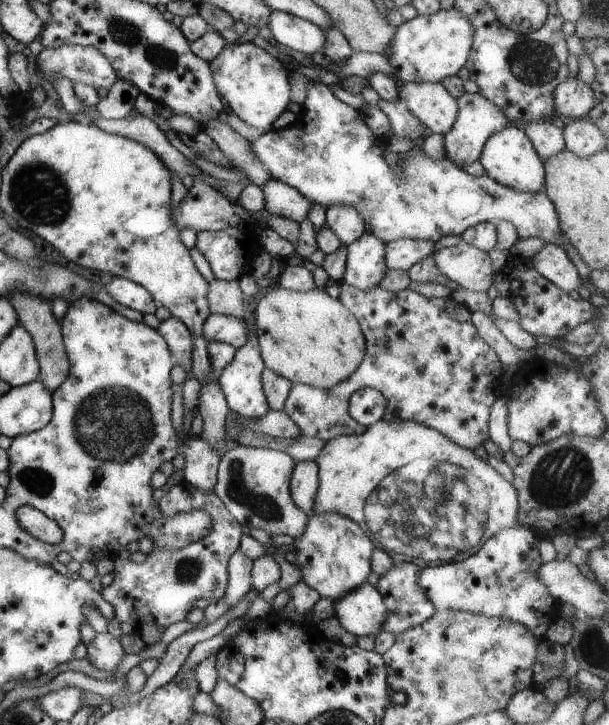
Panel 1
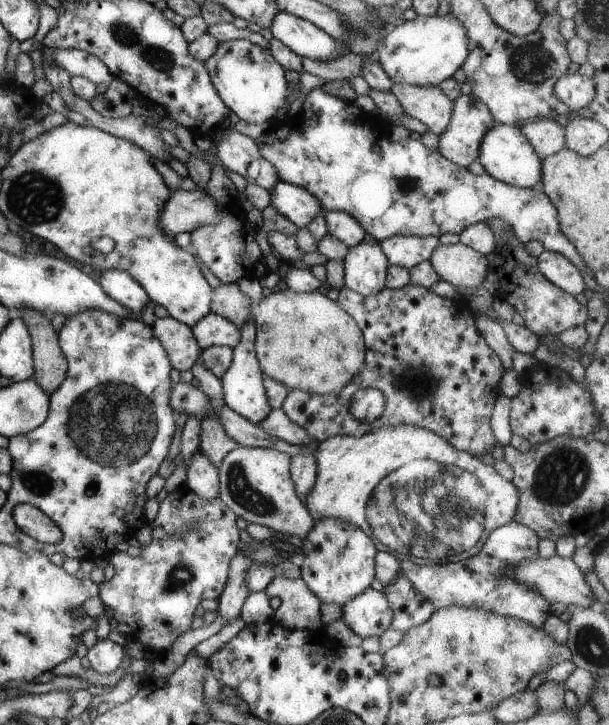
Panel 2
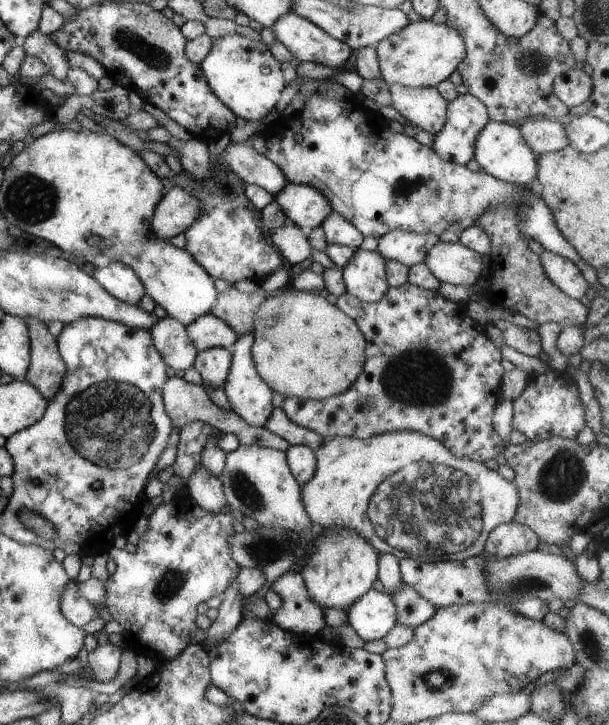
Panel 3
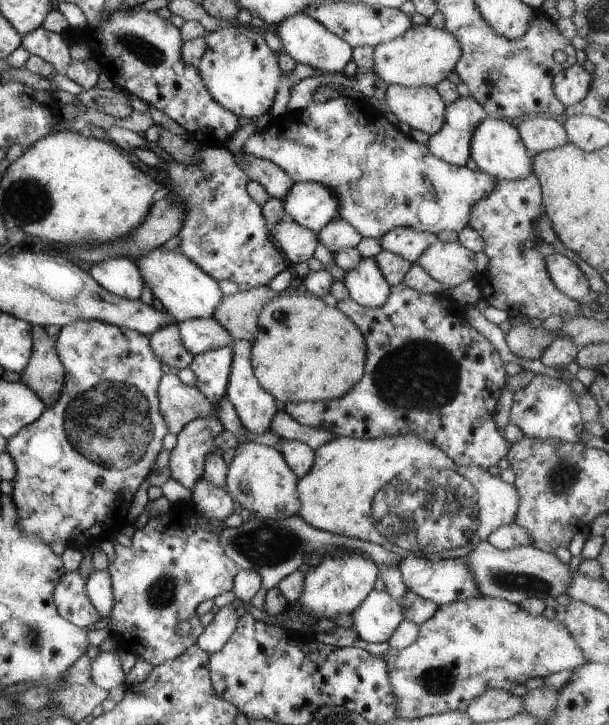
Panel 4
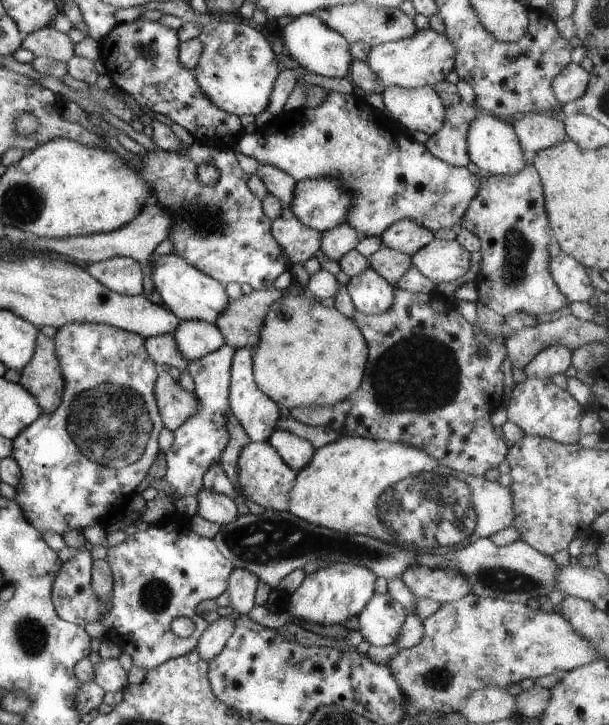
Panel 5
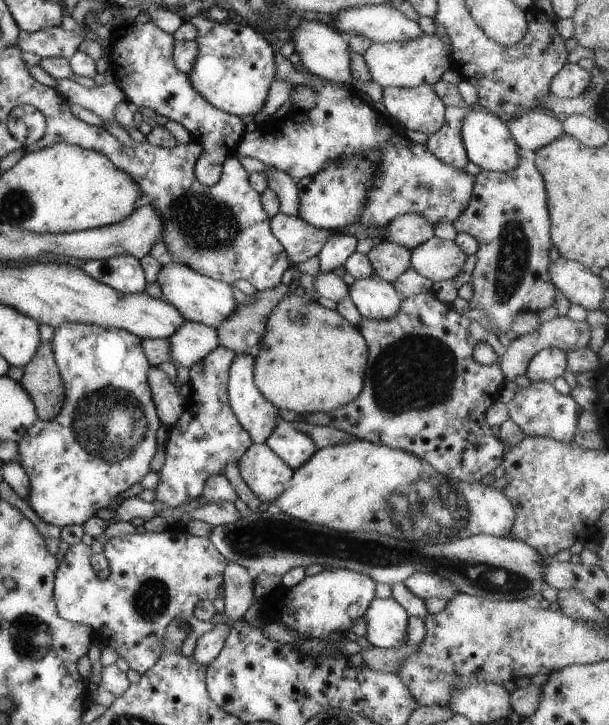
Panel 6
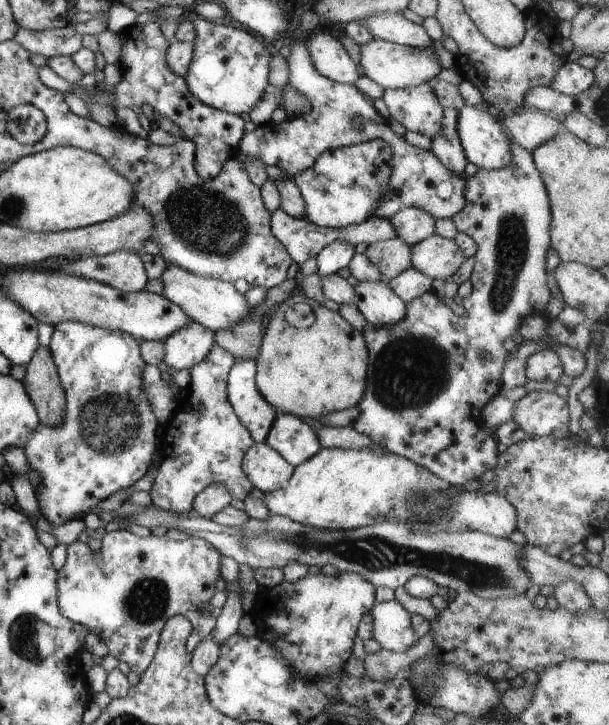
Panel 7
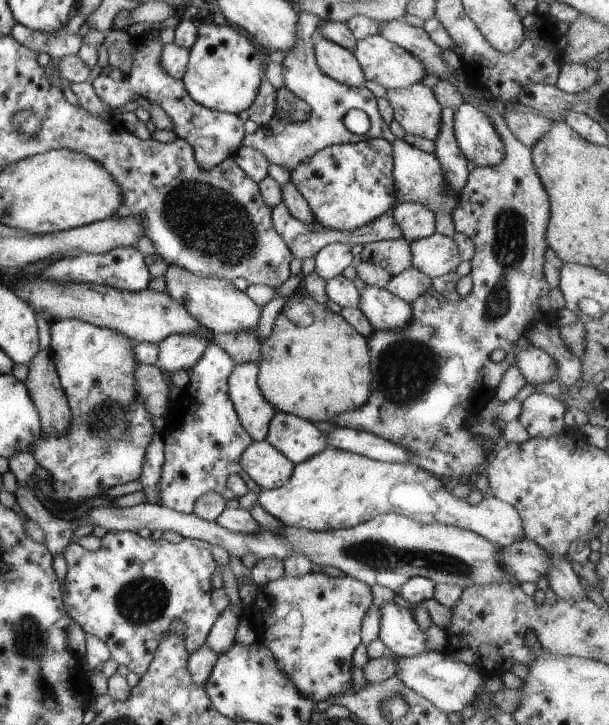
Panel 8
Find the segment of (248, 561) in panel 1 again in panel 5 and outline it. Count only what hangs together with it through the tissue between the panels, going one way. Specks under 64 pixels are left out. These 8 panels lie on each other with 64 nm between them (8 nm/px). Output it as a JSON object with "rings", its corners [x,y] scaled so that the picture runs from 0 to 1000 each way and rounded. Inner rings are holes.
{"rings":[[[373,848],[342,862],[342,866],[328,876],[322,895],[335,910],[348,910],[371,888],[371,884],[384,872],[386,850]]]}

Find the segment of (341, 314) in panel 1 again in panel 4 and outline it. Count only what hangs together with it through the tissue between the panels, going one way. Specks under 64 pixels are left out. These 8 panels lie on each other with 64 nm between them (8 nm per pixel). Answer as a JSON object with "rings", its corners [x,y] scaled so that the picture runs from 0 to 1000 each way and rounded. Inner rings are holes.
{"rings":[[[494,400],[491,403],[483,403],[481,406],[463,406],[463,408],[453,408],[430,425],[430,430],[424,433],[424,458],[420,459],[420,466],[417,472],[412,473],[412,498],[417,508],[417,516],[427,532],[437,538],[437,541],[447,543],[447,546],[456,552],[456,554],[465,554],[473,557],[476,554],[522,554],[525,552],[545,552],[562,548],[568,543],[578,532],[588,530],[591,523],[598,519],[599,513],[599,497],[601,497],[601,470],[598,469],[598,462],[591,458],[591,454],[568,433],[565,433],[553,422],[547,423],[539,421],[516,408],[512,404],[501,403]]]}

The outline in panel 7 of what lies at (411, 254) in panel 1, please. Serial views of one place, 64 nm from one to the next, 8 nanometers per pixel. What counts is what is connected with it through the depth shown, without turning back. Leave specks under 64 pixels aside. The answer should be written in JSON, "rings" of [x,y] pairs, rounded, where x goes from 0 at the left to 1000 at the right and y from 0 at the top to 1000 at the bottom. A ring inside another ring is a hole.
{"rings":[[[660,287],[639,305],[650,328],[667,334],[670,339],[680,339],[714,323],[714,301],[690,287]]]}

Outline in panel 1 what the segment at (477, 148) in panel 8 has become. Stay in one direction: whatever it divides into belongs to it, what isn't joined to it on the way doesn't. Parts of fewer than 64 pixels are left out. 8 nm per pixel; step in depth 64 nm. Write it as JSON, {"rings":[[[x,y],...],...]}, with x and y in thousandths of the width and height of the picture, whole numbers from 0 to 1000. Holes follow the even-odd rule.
{"rings":[[[837,170],[828,179],[808,185],[796,196],[787,222],[798,236],[796,241],[831,259],[864,268],[893,266],[897,246],[892,221],[883,215],[874,194],[864,188],[857,172]]]}

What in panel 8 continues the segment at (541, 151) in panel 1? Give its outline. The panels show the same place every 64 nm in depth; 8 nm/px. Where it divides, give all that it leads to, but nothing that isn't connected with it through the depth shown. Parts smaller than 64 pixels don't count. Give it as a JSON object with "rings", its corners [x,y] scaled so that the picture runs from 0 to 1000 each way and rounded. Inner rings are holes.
{"rings":[[[842,148],[826,150],[826,163],[841,185],[870,206],[897,185],[910,166],[880,154],[860,154]]]}

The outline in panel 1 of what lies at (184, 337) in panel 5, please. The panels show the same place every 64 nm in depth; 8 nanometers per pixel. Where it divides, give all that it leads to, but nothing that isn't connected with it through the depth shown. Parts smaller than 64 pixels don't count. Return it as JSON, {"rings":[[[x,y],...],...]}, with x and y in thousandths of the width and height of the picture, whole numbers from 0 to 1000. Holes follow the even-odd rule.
{"rings":[[[346,430],[332,448],[332,461],[335,461],[338,473],[348,472],[348,469],[368,472],[381,476],[388,481],[397,480],[397,477],[407,472],[407,452],[402,447],[402,439],[394,440],[388,439],[388,436],[374,436],[371,433],[355,433]]]}

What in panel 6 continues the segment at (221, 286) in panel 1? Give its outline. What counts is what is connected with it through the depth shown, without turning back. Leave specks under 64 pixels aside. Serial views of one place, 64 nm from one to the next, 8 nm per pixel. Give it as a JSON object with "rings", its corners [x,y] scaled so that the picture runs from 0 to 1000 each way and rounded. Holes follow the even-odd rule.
{"rings":[[[460,390],[450,397],[424,401],[415,415],[391,419],[391,428],[378,439],[368,439],[356,452],[360,476],[378,480],[388,490],[407,488],[417,494],[427,483],[427,468],[442,433],[475,406],[475,394]]]}

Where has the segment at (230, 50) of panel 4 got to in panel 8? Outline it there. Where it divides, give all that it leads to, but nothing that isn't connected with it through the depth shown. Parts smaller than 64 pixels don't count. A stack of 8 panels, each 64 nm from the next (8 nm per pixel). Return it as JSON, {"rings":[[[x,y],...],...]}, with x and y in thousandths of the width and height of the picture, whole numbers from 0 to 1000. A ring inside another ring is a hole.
{"rings":[[[325,28],[322,33],[323,55],[310,70],[309,92],[297,109],[310,135],[327,146],[365,156],[392,159],[411,150],[435,108],[429,88],[433,69],[424,69],[384,39],[358,36],[342,28]]]}

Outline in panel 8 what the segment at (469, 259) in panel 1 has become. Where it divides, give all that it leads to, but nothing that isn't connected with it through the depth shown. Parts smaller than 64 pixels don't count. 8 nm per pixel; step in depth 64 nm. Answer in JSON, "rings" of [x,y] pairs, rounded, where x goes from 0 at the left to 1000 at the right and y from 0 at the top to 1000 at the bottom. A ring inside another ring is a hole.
{"rings":[[[719,320],[693,330],[677,331],[672,339],[677,368],[708,385],[744,375],[759,361],[744,328]]]}

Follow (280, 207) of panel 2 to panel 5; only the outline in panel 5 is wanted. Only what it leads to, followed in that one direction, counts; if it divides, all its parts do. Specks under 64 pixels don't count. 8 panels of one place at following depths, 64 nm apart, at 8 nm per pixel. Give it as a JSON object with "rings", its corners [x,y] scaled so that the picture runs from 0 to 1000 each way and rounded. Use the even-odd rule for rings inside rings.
{"rings":[[[557,246],[488,251],[476,284],[483,301],[527,321],[565,309],[575,287],[578,270]]]}

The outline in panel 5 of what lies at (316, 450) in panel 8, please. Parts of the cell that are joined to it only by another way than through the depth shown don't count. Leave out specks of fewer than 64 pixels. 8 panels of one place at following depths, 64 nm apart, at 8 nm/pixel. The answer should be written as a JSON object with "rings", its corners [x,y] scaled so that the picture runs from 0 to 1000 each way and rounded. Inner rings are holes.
{"rings":[[[460,590],[447,594],[438,610],[486,651],[502,646],[516,629],[517,618],[506,607],[496,607],[486,599],[476,599],[476,596],[460,593]]]}

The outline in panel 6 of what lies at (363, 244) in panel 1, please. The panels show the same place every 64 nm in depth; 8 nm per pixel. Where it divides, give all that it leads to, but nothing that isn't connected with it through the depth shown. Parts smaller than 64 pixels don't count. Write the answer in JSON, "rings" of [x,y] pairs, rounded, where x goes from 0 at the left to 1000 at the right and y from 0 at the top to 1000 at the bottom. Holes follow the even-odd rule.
{"rings":[[[617,379],[581,386],[571,406],[596,439],[640,441],[657,430],[660,410],[644,392]]]}

